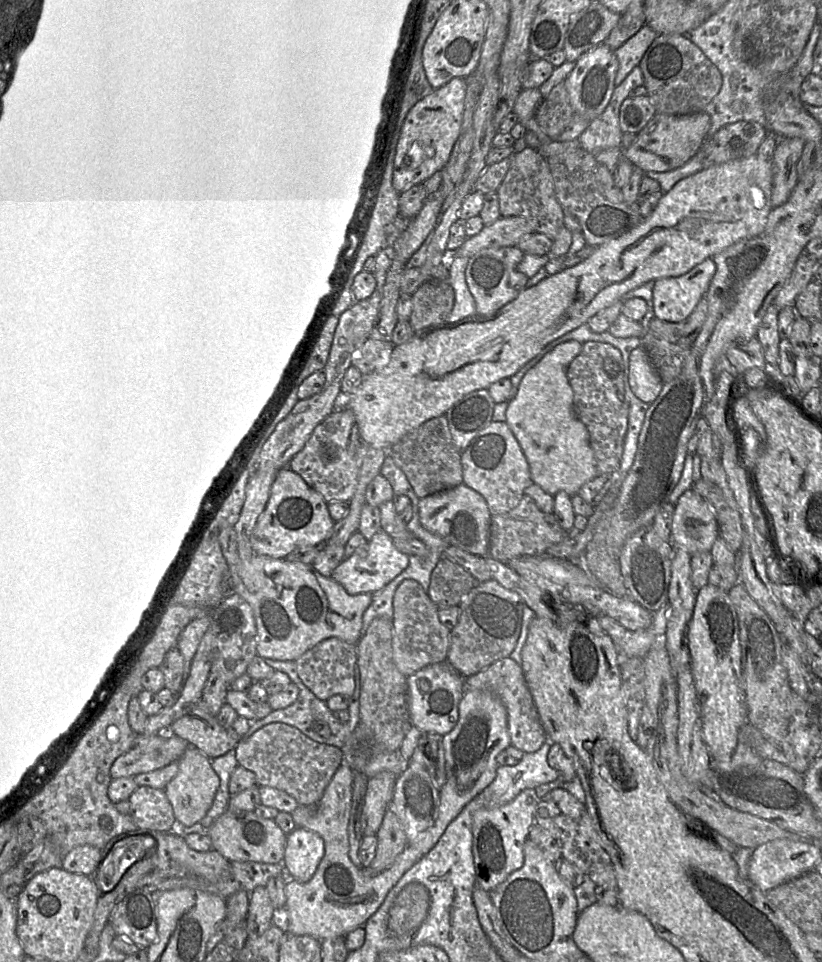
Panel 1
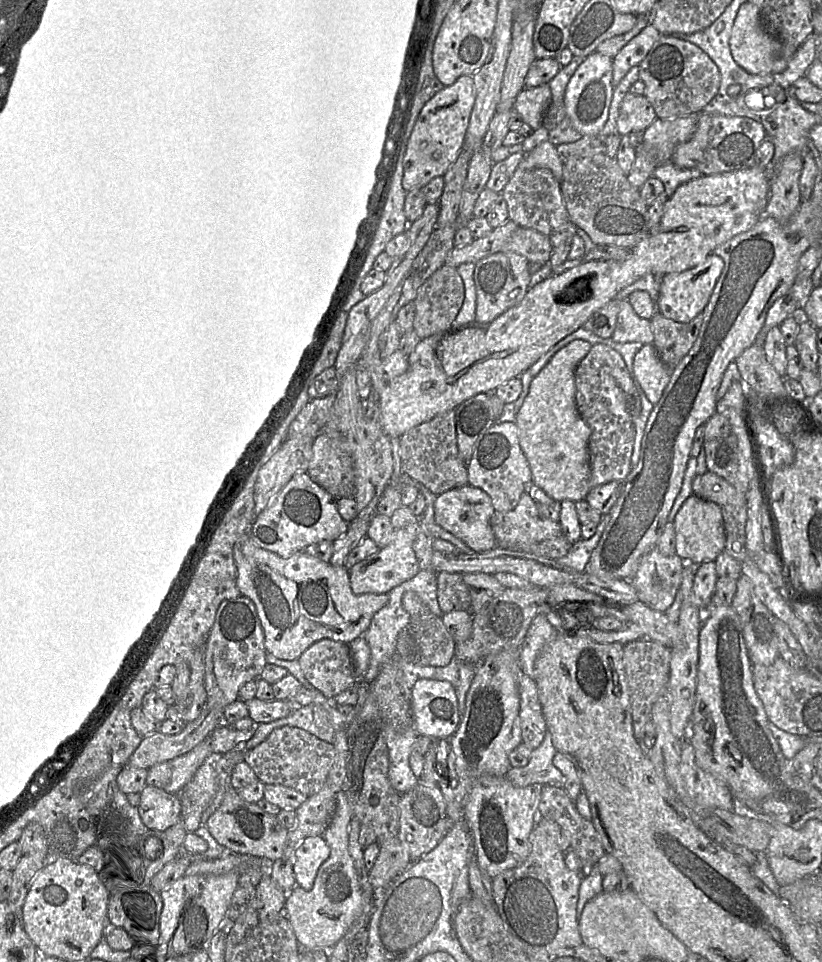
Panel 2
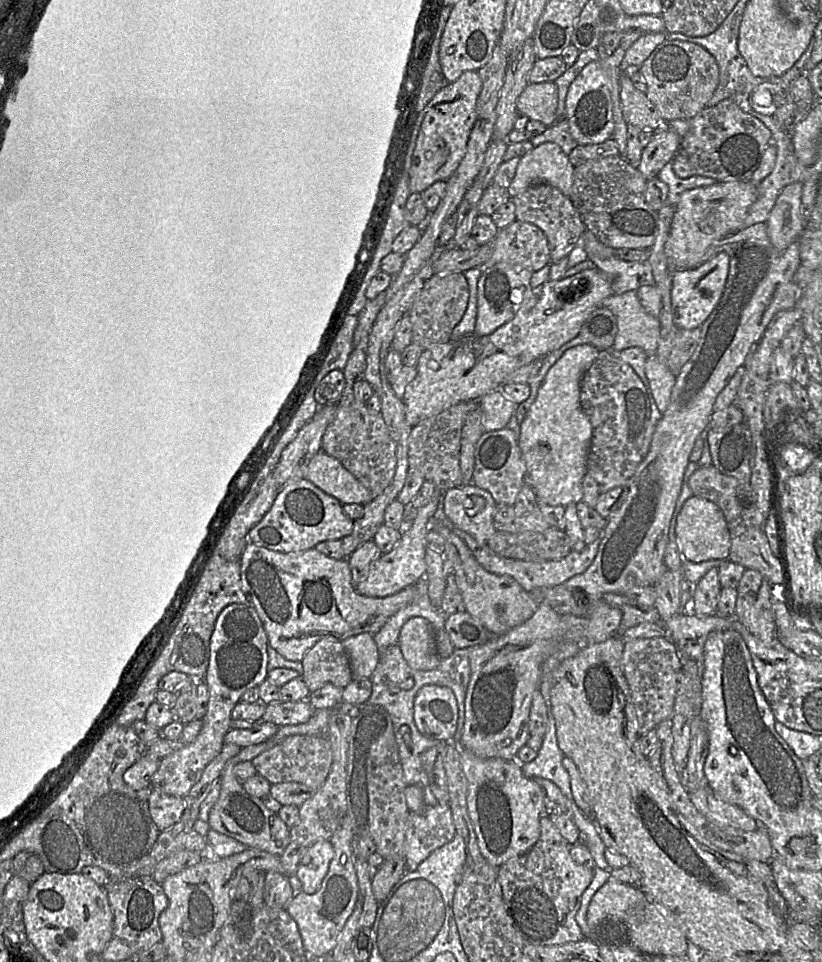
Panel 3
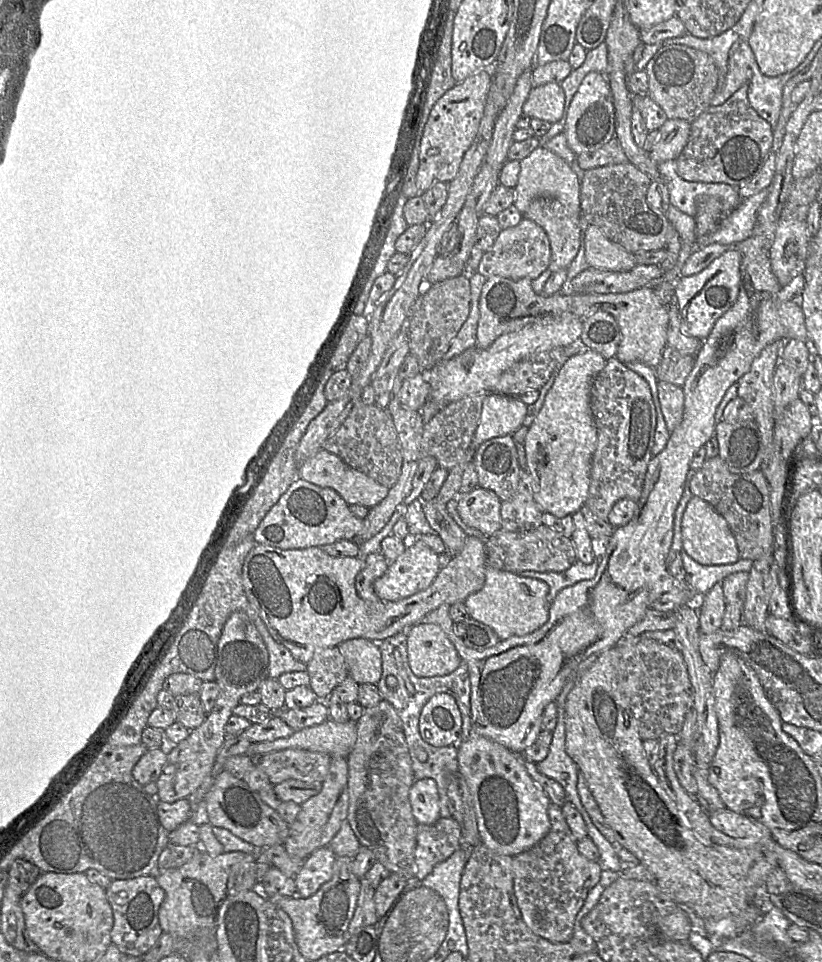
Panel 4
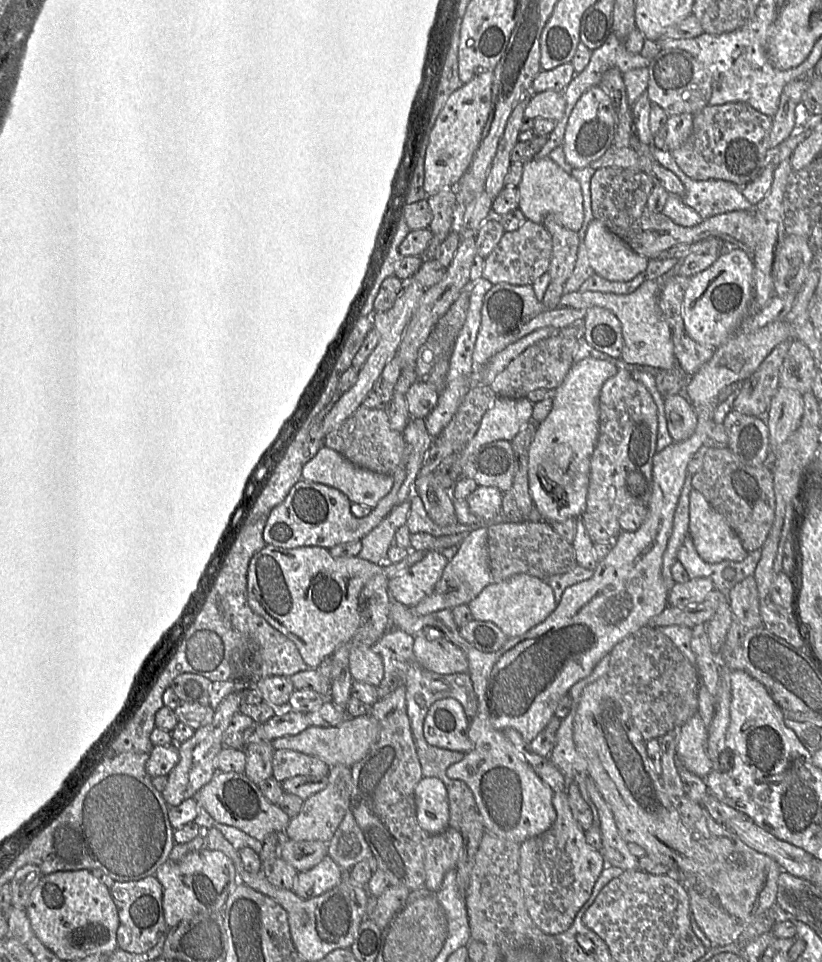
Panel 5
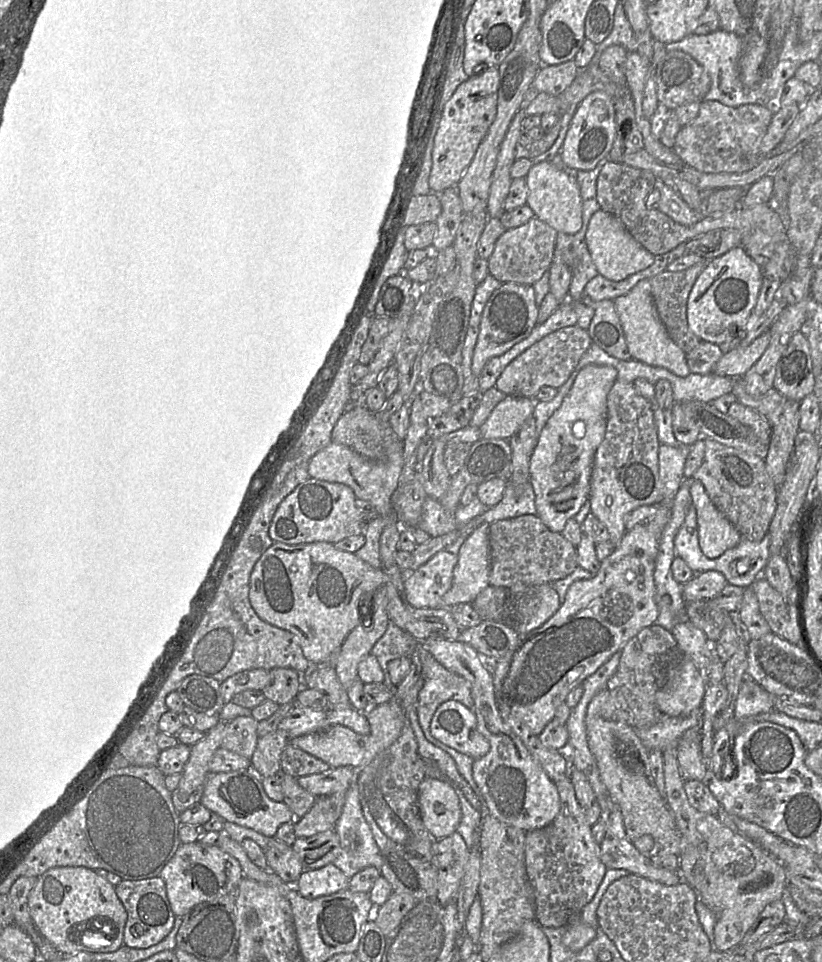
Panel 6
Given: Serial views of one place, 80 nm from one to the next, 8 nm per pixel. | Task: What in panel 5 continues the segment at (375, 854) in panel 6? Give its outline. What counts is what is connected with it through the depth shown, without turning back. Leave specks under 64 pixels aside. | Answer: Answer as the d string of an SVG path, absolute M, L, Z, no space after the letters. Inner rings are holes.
M349 809L334 836L328 842L328 855L342 870L350 871L360 861L373 854Z

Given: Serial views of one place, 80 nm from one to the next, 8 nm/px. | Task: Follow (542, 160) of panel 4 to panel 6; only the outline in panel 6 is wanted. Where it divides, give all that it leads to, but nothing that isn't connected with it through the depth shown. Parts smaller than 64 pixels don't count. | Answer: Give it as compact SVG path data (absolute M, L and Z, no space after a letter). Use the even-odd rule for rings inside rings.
M552 162L534 163L525 177L528 185L527 203L535 217L558 232L575 234L582 227L582 198L576 178L569 176Z

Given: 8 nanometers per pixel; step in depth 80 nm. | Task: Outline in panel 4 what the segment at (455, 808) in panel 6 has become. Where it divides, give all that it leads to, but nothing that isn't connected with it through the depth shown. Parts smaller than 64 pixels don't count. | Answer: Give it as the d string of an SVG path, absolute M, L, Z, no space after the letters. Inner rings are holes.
M416 780L410 788L409 800L413 815L419 824L433 824L441 817L440 797L435 780Z

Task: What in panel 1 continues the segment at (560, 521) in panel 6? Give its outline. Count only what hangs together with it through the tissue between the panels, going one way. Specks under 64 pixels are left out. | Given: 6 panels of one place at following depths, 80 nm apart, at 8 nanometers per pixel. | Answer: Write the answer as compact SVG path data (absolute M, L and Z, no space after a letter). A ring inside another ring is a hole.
M574 340L557 345L523 376L517 394L508 402L506 423L517 439L528 462L531 480L547 494L554 496L559 491L569 496L577 495L579 489L597 477L596 461L590 446L589 433L577 418L573 409L573 390L567 378L567 369L581 352L582 343Z

